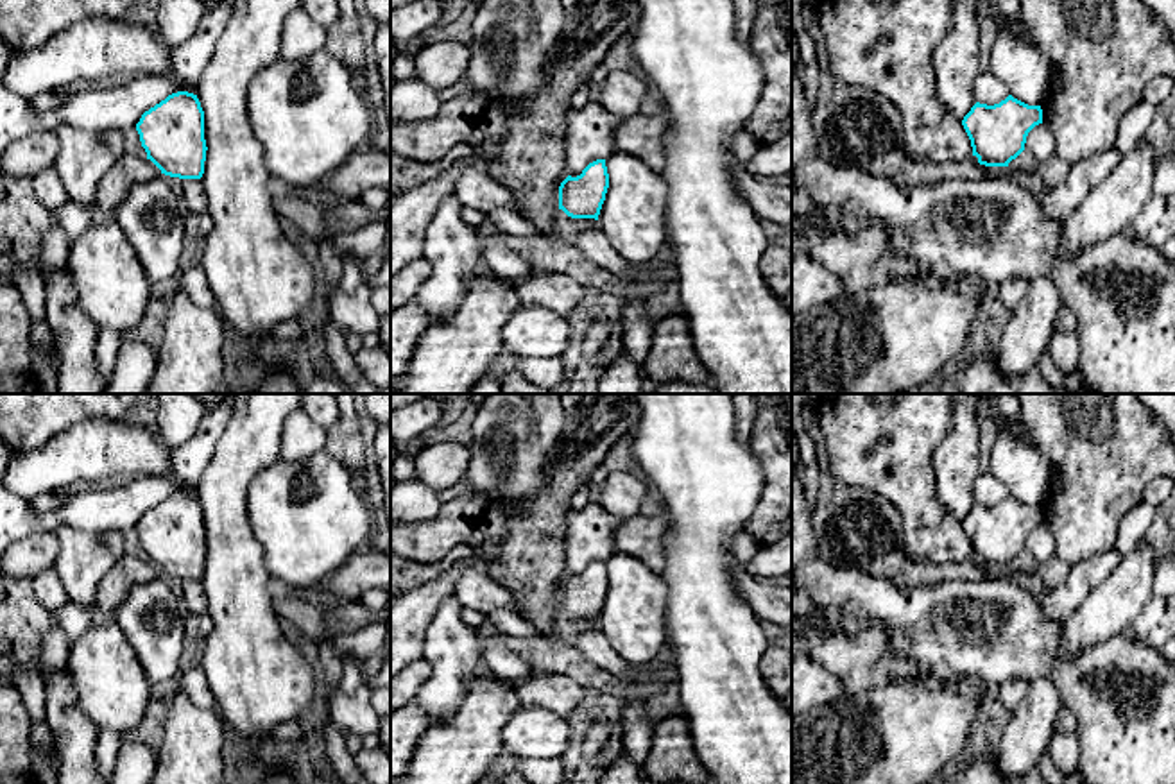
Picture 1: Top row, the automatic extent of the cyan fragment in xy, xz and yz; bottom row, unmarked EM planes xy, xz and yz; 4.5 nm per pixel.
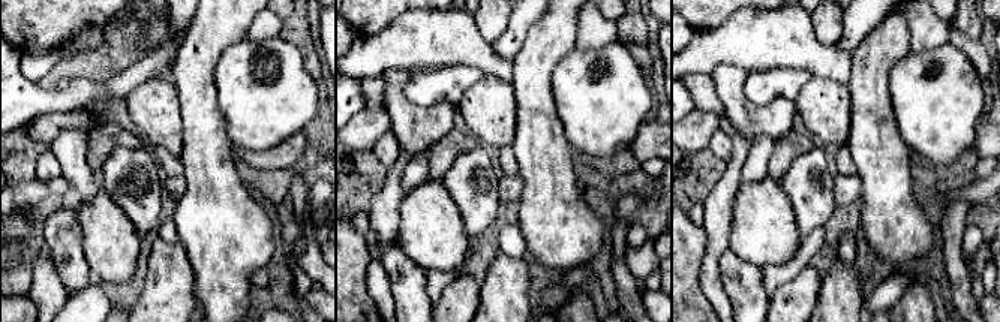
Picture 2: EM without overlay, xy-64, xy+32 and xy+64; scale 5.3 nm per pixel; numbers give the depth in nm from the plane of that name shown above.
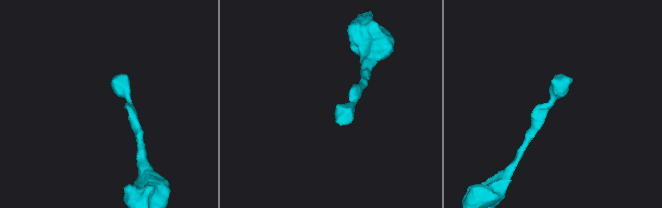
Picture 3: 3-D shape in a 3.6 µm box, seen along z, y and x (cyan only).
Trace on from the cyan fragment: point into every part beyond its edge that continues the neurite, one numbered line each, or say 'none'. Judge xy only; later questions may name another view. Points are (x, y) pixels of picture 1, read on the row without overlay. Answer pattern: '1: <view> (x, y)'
none

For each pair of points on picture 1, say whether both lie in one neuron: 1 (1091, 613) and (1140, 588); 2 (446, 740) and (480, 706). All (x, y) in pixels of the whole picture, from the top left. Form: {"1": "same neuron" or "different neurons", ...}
{"1": "same neuron", "2": "same neuron"}

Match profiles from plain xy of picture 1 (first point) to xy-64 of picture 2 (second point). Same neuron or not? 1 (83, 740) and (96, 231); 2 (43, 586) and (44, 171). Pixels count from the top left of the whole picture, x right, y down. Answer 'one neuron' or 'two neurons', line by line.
1: two neurons
2: one neuron

